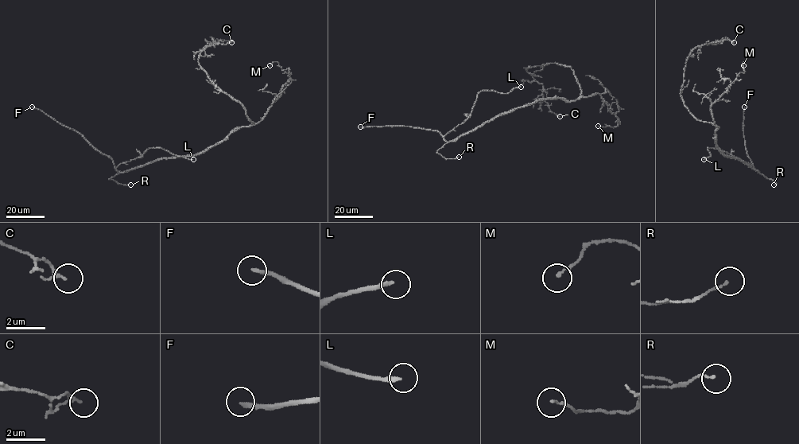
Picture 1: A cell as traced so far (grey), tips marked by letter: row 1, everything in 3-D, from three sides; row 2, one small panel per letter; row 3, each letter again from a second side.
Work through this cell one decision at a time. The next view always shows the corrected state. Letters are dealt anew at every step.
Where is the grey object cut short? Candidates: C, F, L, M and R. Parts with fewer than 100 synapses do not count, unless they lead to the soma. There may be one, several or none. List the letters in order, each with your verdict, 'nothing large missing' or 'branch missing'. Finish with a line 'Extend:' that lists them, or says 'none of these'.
C: nothing large missing
F: branch missing
L: branch missing
M: nothing large missing
R: nothing large missing
Extend: F, L

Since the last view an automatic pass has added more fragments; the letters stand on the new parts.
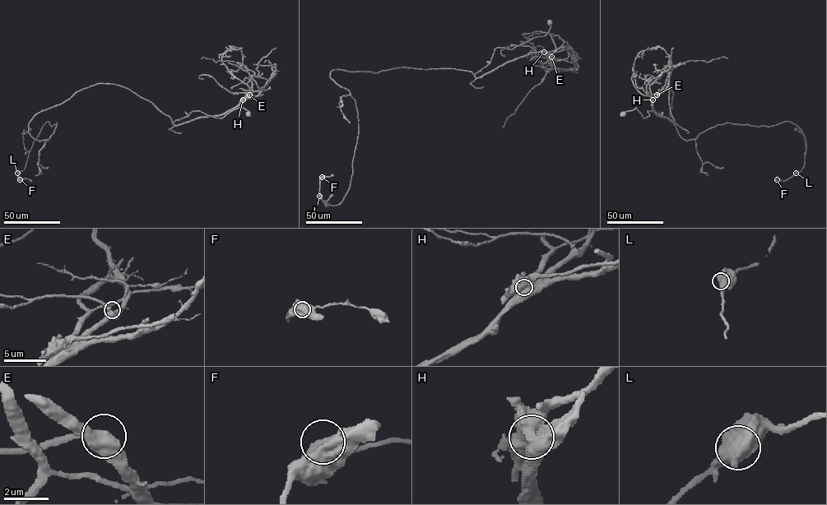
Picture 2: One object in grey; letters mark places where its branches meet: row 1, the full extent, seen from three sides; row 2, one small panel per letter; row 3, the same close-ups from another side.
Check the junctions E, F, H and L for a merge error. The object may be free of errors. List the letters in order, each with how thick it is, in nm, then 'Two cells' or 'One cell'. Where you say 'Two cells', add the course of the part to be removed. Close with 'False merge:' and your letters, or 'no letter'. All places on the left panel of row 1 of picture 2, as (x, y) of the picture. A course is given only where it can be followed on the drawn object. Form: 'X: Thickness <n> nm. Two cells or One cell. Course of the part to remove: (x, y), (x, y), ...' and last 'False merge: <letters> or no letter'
E: Thickness 500 nm. One cell
F: Thickness 1050 nm. One cell
H: Thickness 1100 nm. Two cells. Course of the part to remove: (243, 99), (252, 85), (248, 70), (238, 62), (228, 60), (216, 62), (202, 57)
L: Thickness 1150 nm. One cell
False merge: H

